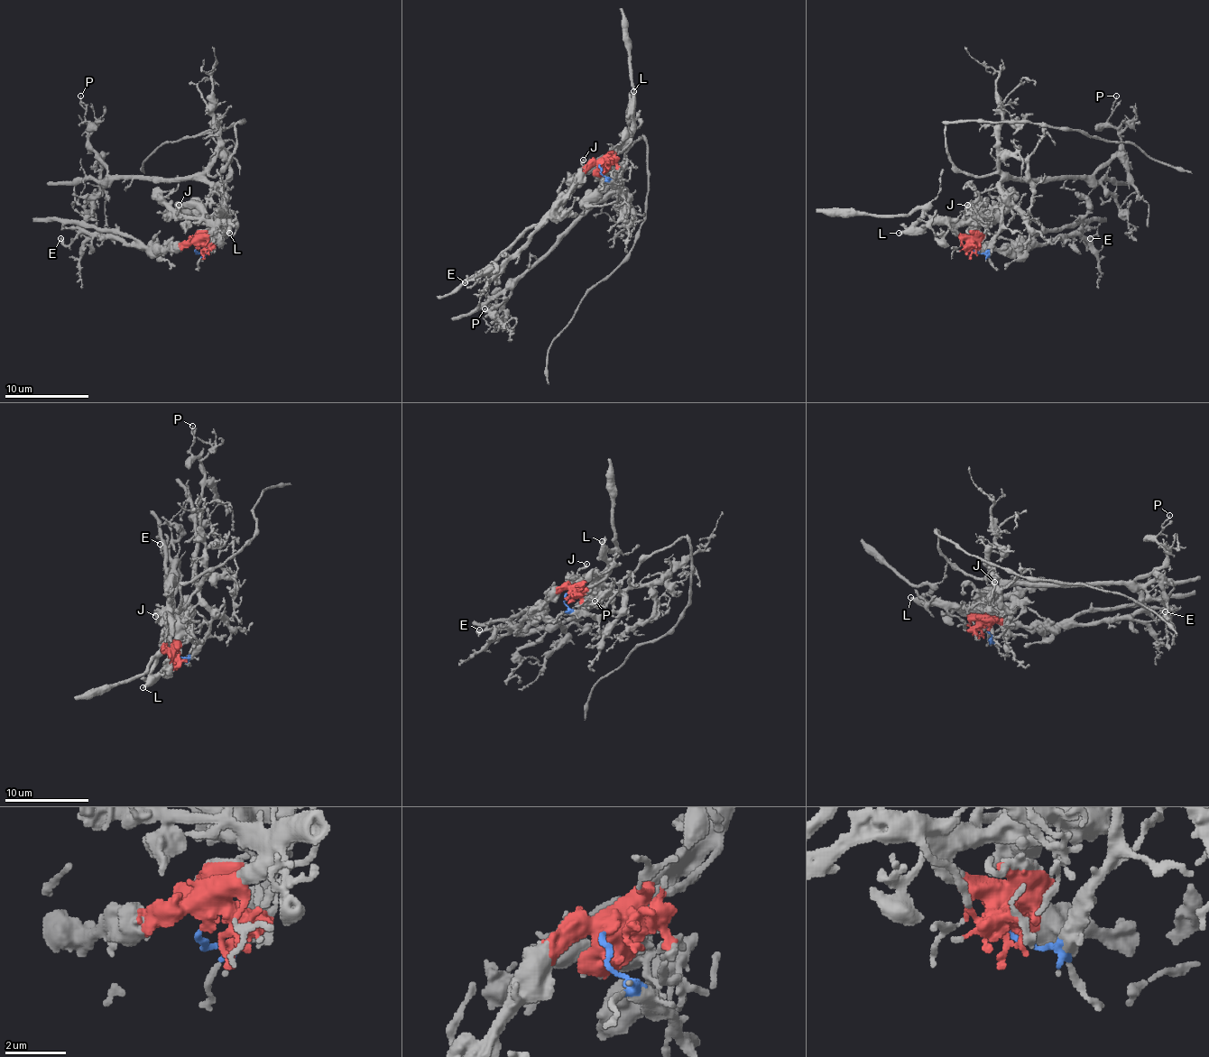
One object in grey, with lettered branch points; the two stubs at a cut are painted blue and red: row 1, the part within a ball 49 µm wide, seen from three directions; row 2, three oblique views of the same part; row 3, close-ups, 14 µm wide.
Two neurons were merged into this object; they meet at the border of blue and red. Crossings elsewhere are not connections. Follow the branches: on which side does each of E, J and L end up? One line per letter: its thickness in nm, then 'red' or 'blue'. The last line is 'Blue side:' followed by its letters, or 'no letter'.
E: 240 nm thick; red
J: 200 nm thick; red
L: 320 nm thick; red
Blue side: no letter

